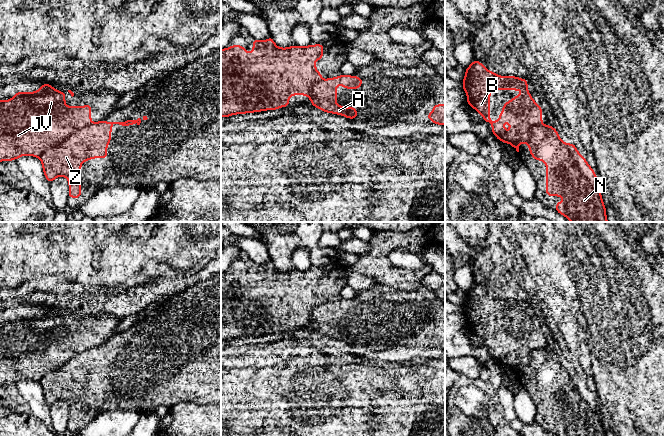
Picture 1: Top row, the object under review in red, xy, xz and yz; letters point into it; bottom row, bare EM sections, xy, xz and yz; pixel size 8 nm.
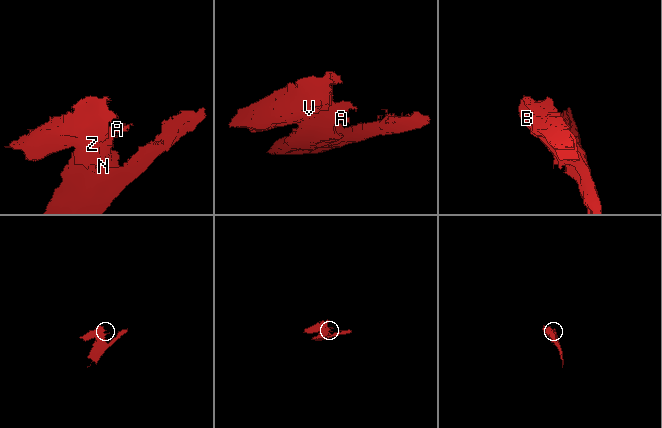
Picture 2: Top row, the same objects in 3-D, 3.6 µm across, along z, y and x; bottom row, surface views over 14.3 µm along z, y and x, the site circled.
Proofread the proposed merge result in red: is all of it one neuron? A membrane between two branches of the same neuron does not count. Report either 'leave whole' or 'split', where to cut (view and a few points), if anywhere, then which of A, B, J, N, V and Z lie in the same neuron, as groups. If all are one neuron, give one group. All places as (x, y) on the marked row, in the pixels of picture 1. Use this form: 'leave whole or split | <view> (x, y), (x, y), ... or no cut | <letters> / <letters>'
split | xy (91, 123), (73, 132), (60, 143), (48, 147), (39, 157) | A N Z / B J V

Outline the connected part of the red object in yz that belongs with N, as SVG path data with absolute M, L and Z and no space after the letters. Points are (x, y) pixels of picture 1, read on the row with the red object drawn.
M541 125L529 132L528 147L536 161L546 163L546 195L564 197L563 202L556 203L558 213L571 222L608 222L596 174L573 143L563 142L554 127Z

